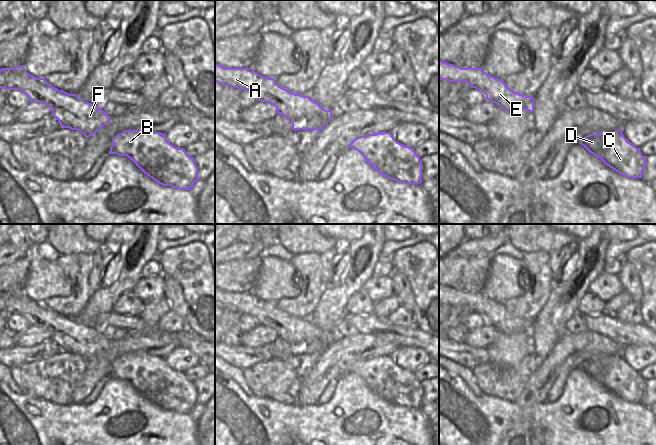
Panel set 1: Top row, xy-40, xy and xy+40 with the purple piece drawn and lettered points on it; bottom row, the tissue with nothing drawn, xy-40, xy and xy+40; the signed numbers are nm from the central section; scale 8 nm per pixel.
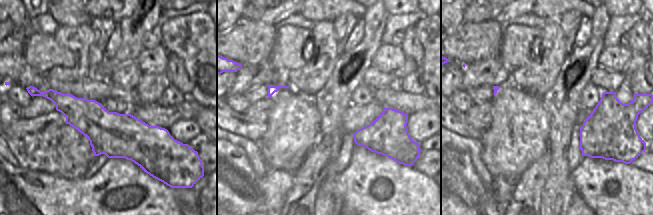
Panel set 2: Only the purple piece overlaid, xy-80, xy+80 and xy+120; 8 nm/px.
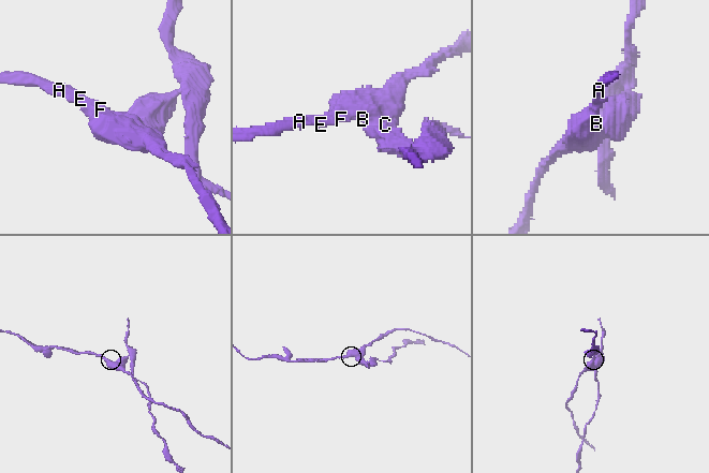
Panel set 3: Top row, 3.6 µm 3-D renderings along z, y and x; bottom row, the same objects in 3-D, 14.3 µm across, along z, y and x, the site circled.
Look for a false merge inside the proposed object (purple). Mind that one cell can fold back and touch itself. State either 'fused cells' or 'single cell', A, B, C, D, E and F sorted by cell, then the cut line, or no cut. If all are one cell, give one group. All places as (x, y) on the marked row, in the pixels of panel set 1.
fused cells; groups A B C E F / D; cut xy+40 (608, 132), (606, 135), (607, 149), (599, 157)

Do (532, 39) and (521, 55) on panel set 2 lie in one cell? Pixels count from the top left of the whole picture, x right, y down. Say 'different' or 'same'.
same

